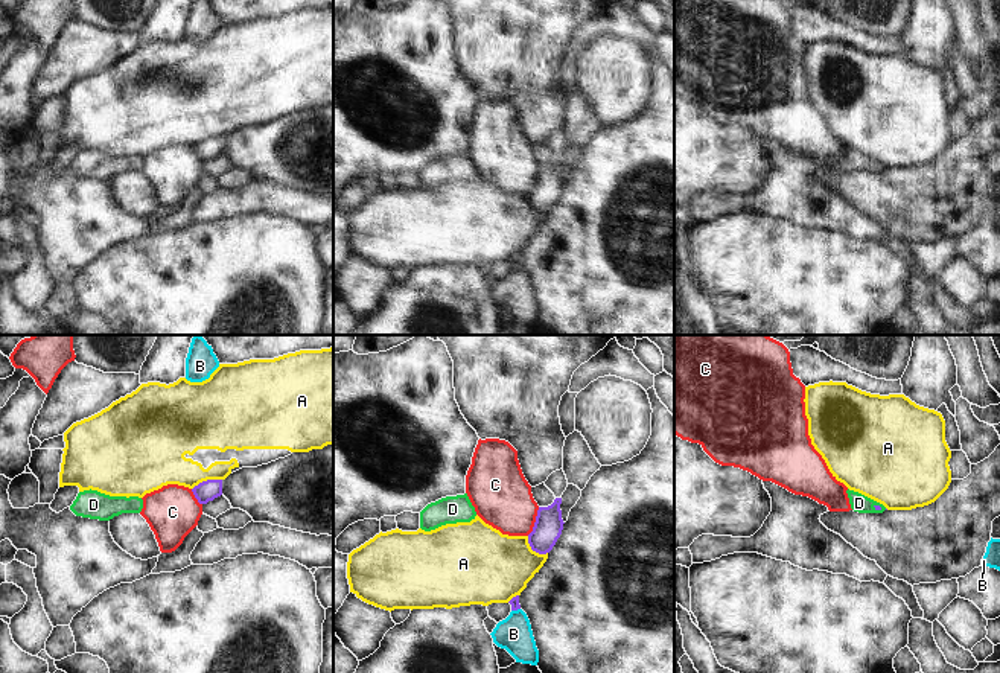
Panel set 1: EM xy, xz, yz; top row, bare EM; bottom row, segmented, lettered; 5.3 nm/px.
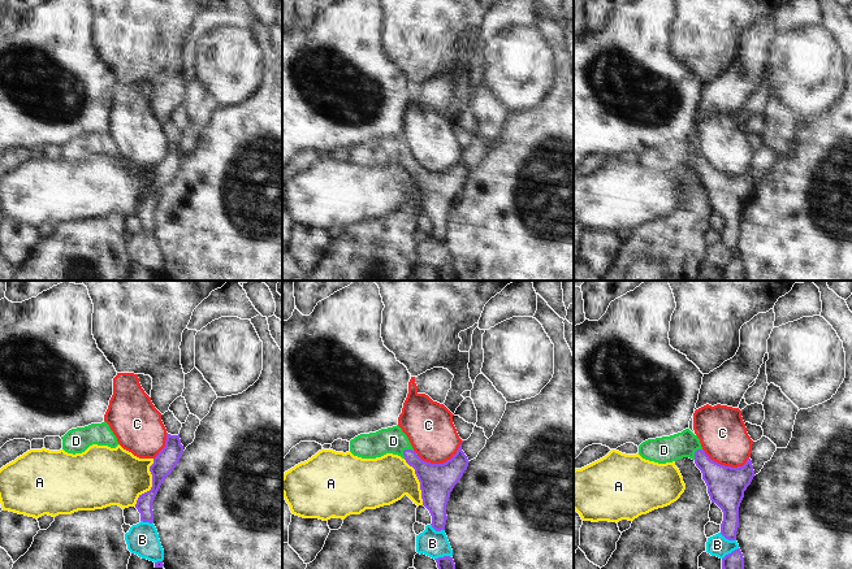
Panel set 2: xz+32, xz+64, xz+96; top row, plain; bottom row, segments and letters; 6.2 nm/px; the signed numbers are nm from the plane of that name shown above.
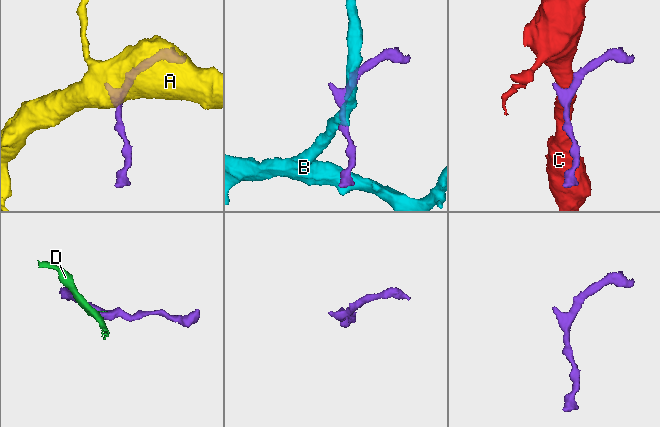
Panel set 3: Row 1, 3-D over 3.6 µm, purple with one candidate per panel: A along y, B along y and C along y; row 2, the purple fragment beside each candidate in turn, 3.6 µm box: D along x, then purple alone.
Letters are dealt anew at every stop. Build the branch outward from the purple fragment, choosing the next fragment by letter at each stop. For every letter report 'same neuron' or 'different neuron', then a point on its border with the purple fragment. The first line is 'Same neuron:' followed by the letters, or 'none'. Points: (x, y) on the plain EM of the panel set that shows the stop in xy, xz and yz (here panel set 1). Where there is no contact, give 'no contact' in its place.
Same neuron: D
A: different neuron | xy (207, 139)
B: different neuron | xz (515, 268)
C: different neuron | xz (536, 180)
D: same neuron | yz (877, 165)

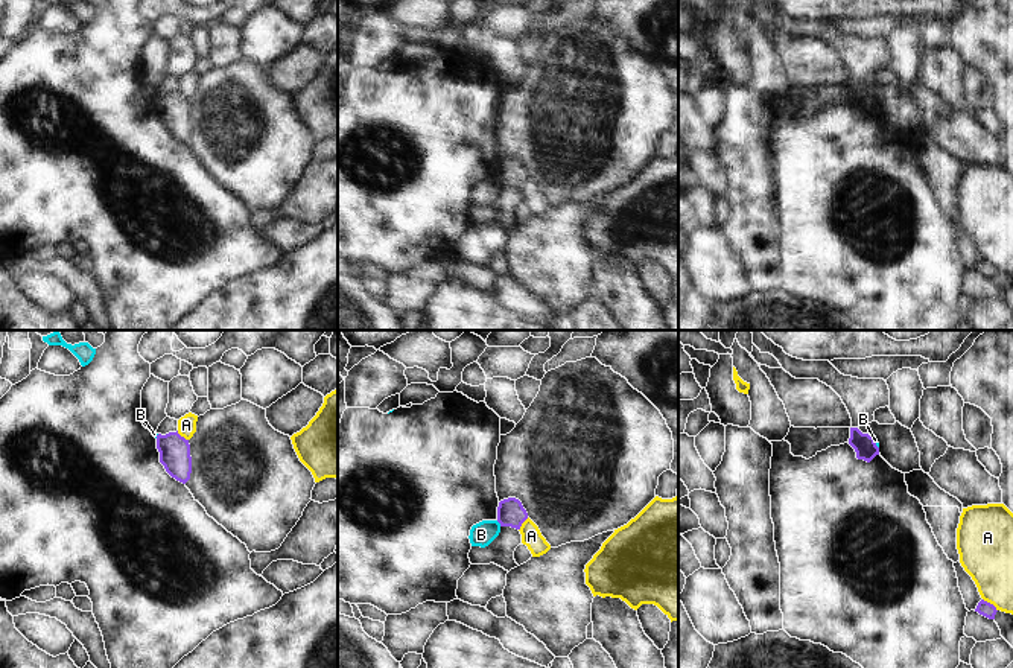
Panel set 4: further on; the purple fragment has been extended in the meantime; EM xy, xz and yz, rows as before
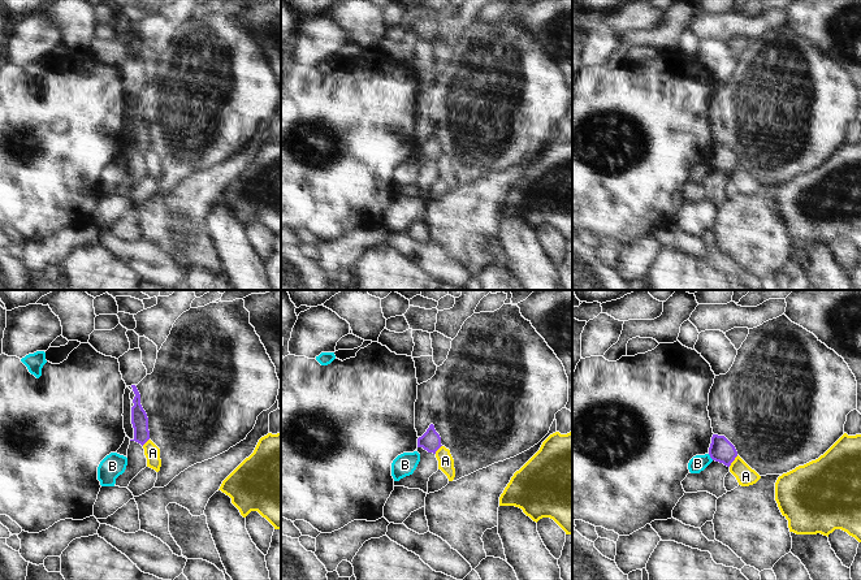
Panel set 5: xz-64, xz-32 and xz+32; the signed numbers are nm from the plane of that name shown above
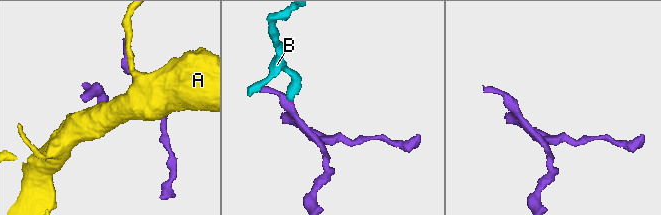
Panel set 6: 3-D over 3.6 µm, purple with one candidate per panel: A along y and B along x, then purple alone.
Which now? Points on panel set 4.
Same neuron: none
A: different neuron | yz (989, 262)
B: different neuron | xz (499, 181)

